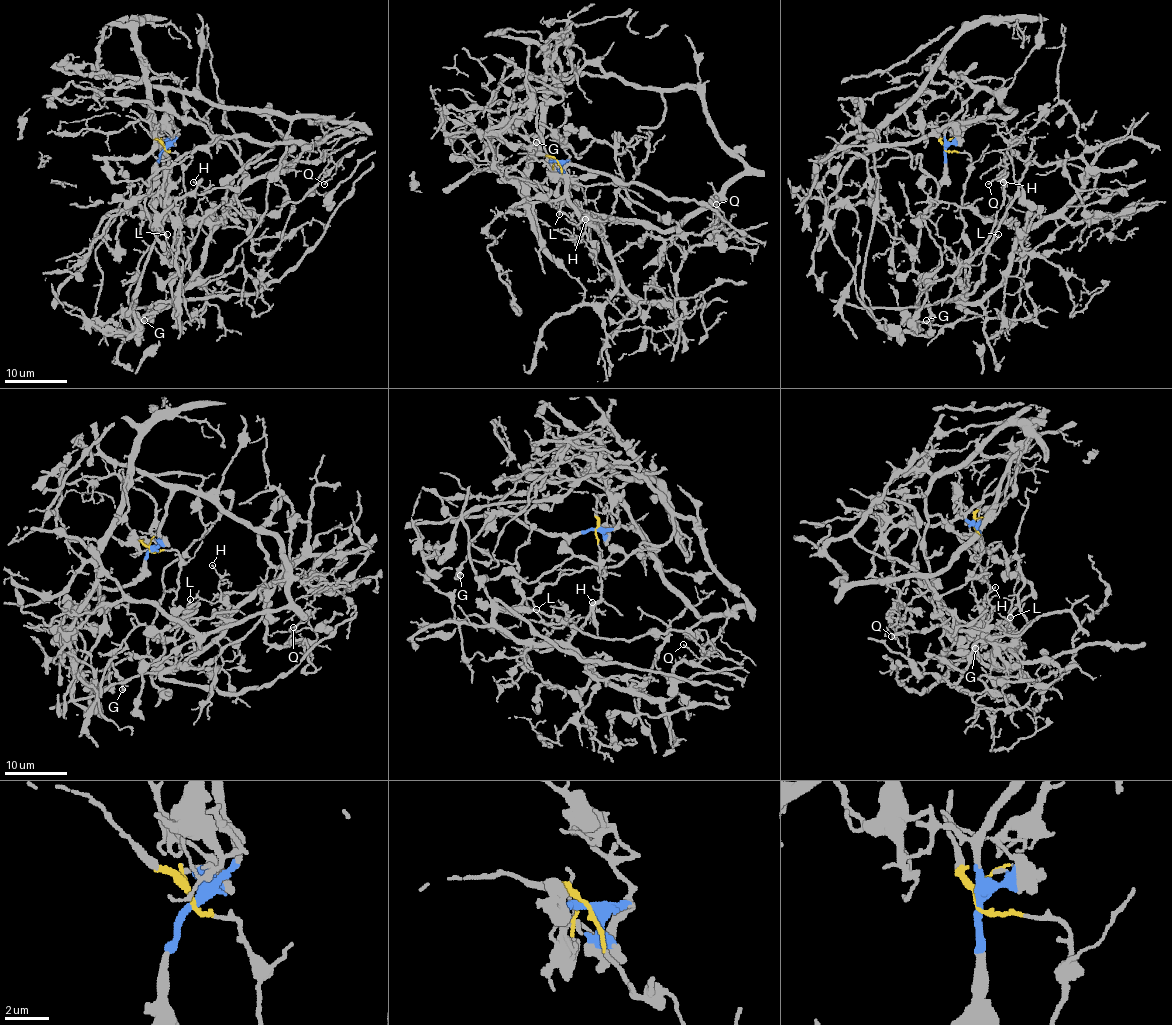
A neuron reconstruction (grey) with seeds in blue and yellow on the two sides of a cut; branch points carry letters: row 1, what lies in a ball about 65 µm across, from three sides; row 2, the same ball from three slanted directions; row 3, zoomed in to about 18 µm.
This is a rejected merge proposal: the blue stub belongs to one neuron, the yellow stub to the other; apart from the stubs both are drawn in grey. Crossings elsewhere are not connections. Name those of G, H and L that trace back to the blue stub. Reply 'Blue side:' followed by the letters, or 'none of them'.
Blue side: none of them

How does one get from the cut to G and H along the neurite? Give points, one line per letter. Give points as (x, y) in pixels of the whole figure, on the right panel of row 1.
G: (944, 149), (970, 157), (961, 208), (970, 256), (959, 260), (947, 246), (927, 291), (930, 318), (925, 321)
H: (944, 149), (970, 157), (961, 208), (969, 302), (979, 302), (1012, 263), (1017, 236), (1004, 219), (1003, 181)

